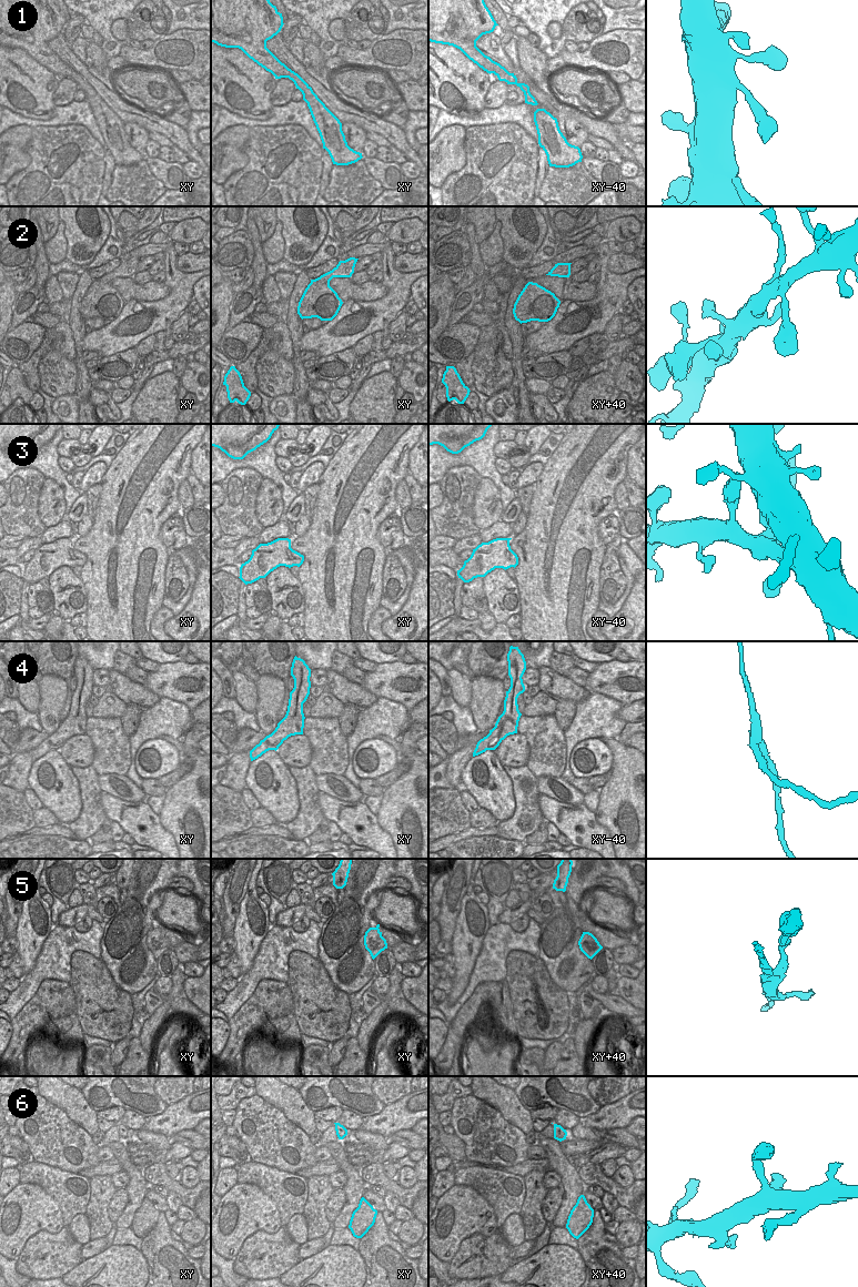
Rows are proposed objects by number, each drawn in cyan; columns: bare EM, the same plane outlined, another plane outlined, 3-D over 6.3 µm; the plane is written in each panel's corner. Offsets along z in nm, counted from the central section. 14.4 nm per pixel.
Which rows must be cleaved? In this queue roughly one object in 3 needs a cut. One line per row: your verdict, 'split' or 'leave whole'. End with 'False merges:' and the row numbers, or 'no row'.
1: leave whole
2: leave whole
3: leave whole
4: leave whole
5: split
6: leave whole
False merges: 5

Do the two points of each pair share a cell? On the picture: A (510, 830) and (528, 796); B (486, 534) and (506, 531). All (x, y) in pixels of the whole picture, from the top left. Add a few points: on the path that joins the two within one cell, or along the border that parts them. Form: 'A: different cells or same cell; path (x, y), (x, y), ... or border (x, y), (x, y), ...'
A: same cell; path (518, 821), (526, 813), (526, 804)
B: same cell; path (491, 533), (502, 531)

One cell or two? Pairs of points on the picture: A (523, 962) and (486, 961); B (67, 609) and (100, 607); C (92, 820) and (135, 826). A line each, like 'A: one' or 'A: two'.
A: two
B: two
C: two

